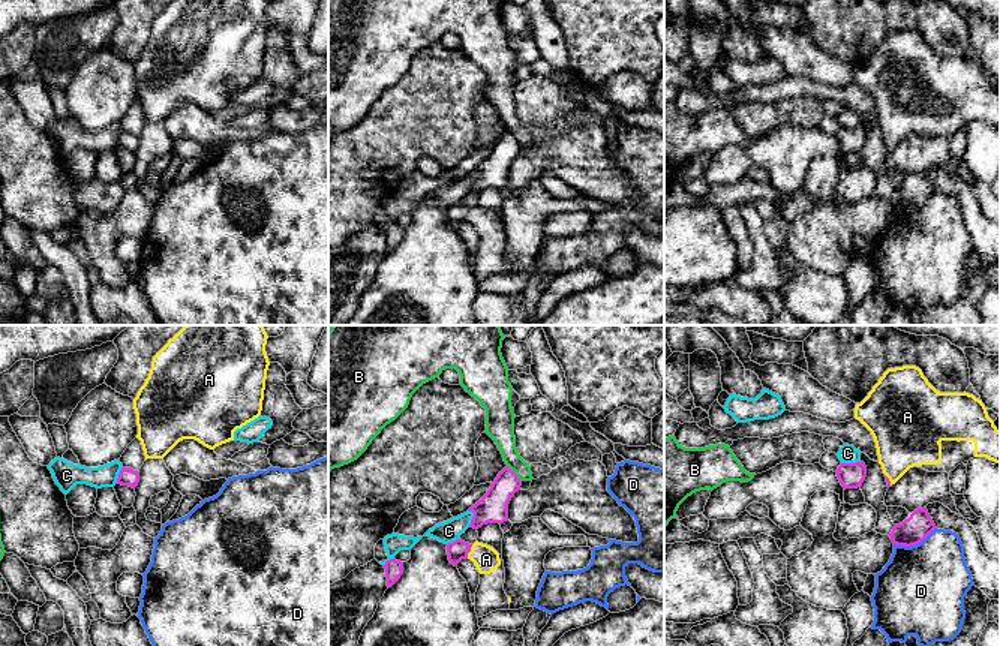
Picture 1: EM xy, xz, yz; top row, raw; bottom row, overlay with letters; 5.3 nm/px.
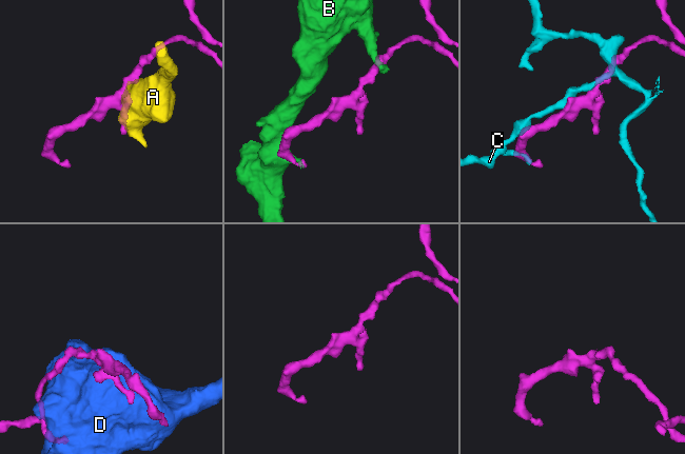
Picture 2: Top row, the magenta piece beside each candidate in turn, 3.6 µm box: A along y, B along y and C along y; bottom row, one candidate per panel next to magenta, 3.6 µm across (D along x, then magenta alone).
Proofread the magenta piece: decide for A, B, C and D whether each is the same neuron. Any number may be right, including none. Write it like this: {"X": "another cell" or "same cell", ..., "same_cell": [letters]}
{"A": "same cell", "B": "another cell", "C": "another cell", "D": "another cell", "same_cell": ["A"]}

